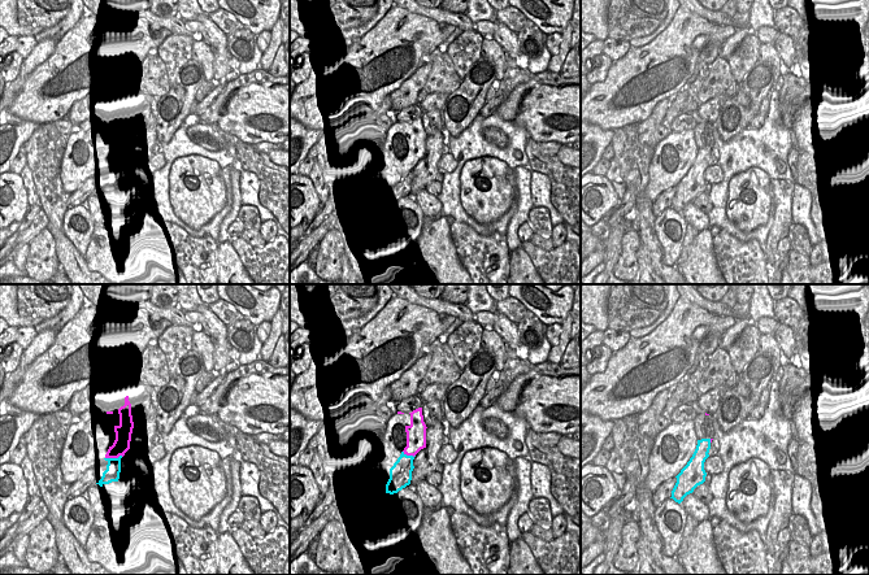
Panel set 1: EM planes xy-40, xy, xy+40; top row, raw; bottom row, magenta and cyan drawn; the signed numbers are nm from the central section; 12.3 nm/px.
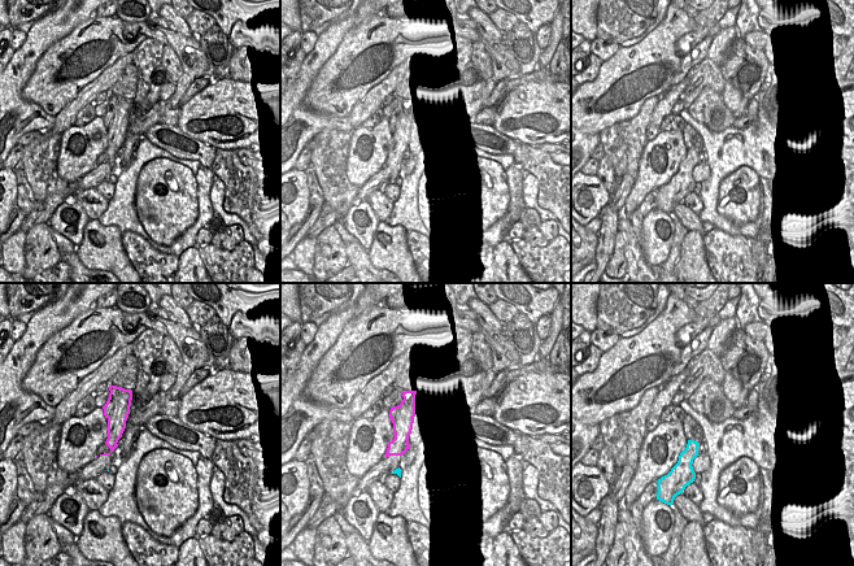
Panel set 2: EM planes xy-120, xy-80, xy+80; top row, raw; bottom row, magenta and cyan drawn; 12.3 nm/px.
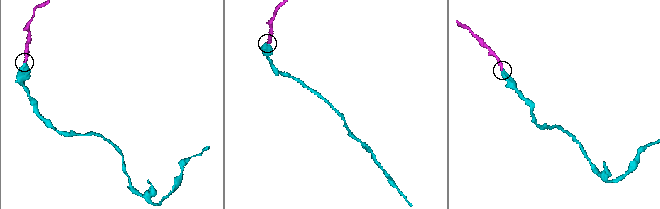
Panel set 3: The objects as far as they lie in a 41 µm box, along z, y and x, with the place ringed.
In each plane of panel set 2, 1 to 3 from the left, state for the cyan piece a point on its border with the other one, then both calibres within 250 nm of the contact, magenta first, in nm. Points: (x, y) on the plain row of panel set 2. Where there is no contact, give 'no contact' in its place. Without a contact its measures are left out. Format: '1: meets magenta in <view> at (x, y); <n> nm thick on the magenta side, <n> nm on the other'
1: no contact
2: no contact
3: no contact

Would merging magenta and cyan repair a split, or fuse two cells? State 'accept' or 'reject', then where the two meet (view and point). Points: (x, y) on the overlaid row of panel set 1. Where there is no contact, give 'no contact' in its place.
accept; contact xy-40 (113, 457)

